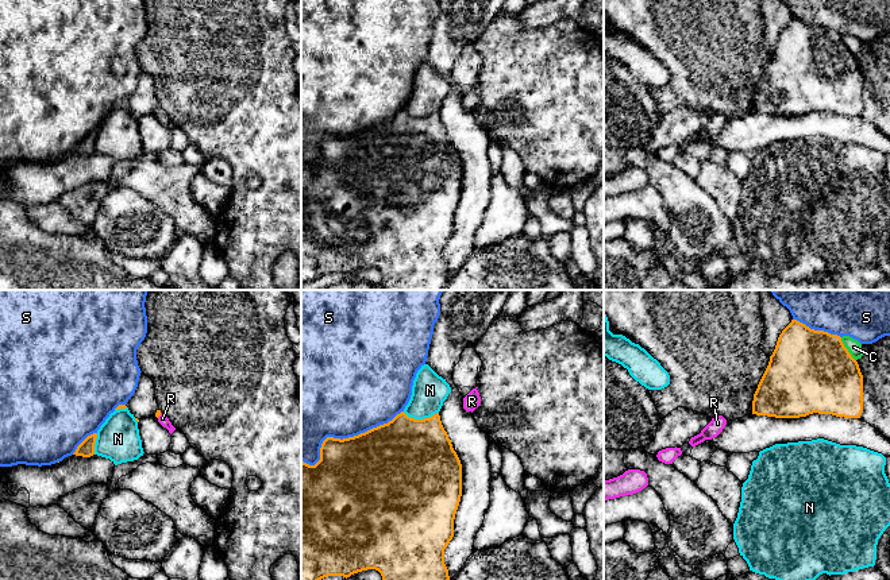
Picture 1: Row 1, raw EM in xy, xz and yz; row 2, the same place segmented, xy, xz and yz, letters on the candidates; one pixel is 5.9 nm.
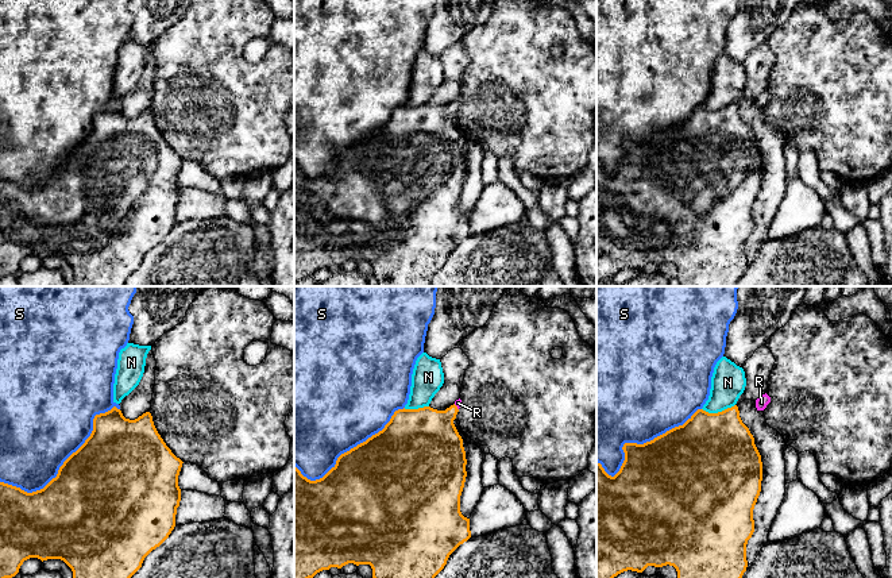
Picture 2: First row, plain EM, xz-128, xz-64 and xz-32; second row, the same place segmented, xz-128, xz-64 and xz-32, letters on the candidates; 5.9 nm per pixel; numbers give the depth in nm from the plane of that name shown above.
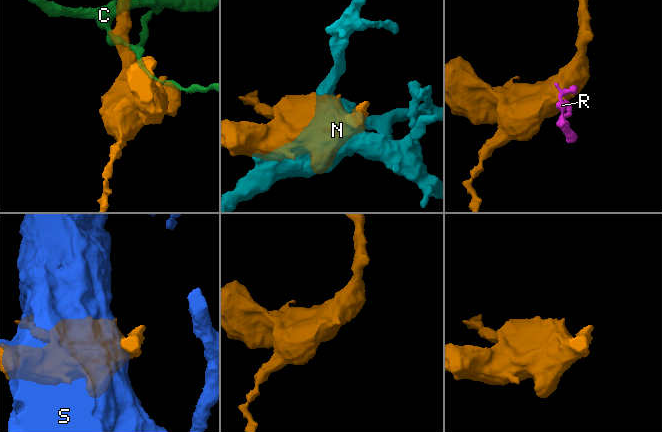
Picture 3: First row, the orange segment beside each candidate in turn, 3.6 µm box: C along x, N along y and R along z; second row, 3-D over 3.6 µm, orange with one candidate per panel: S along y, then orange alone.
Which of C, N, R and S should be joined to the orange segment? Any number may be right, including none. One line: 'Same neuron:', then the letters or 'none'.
Same neuron: R

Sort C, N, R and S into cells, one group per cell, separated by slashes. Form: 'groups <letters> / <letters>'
groups C / N / R / S

